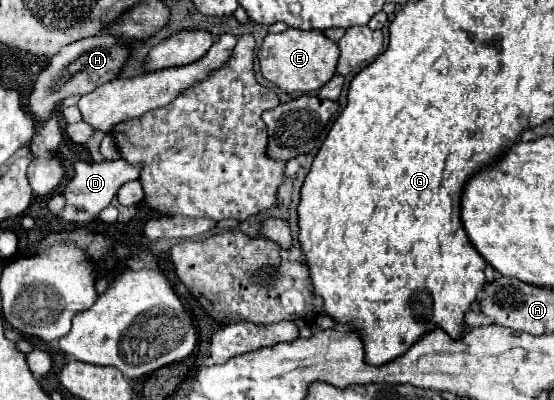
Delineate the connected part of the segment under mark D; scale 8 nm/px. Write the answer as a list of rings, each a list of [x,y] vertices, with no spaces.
[[[124,159],[102,161],[102,163],[79,161],[74,165],[74,169],[74,179],[66,185],[66,191],[64,191],[66,209],[62,213],[58,213],[58,217],[66,223],[78,223],[78,225],[84,225],[84,223],[96,219],[100,215],[100,211],[110,205],[110,201],[116,195],[116,191],[120,189],[120,185],[124,185],[126,181],[134,181],[140,175],[140,165],[130,165]]]

